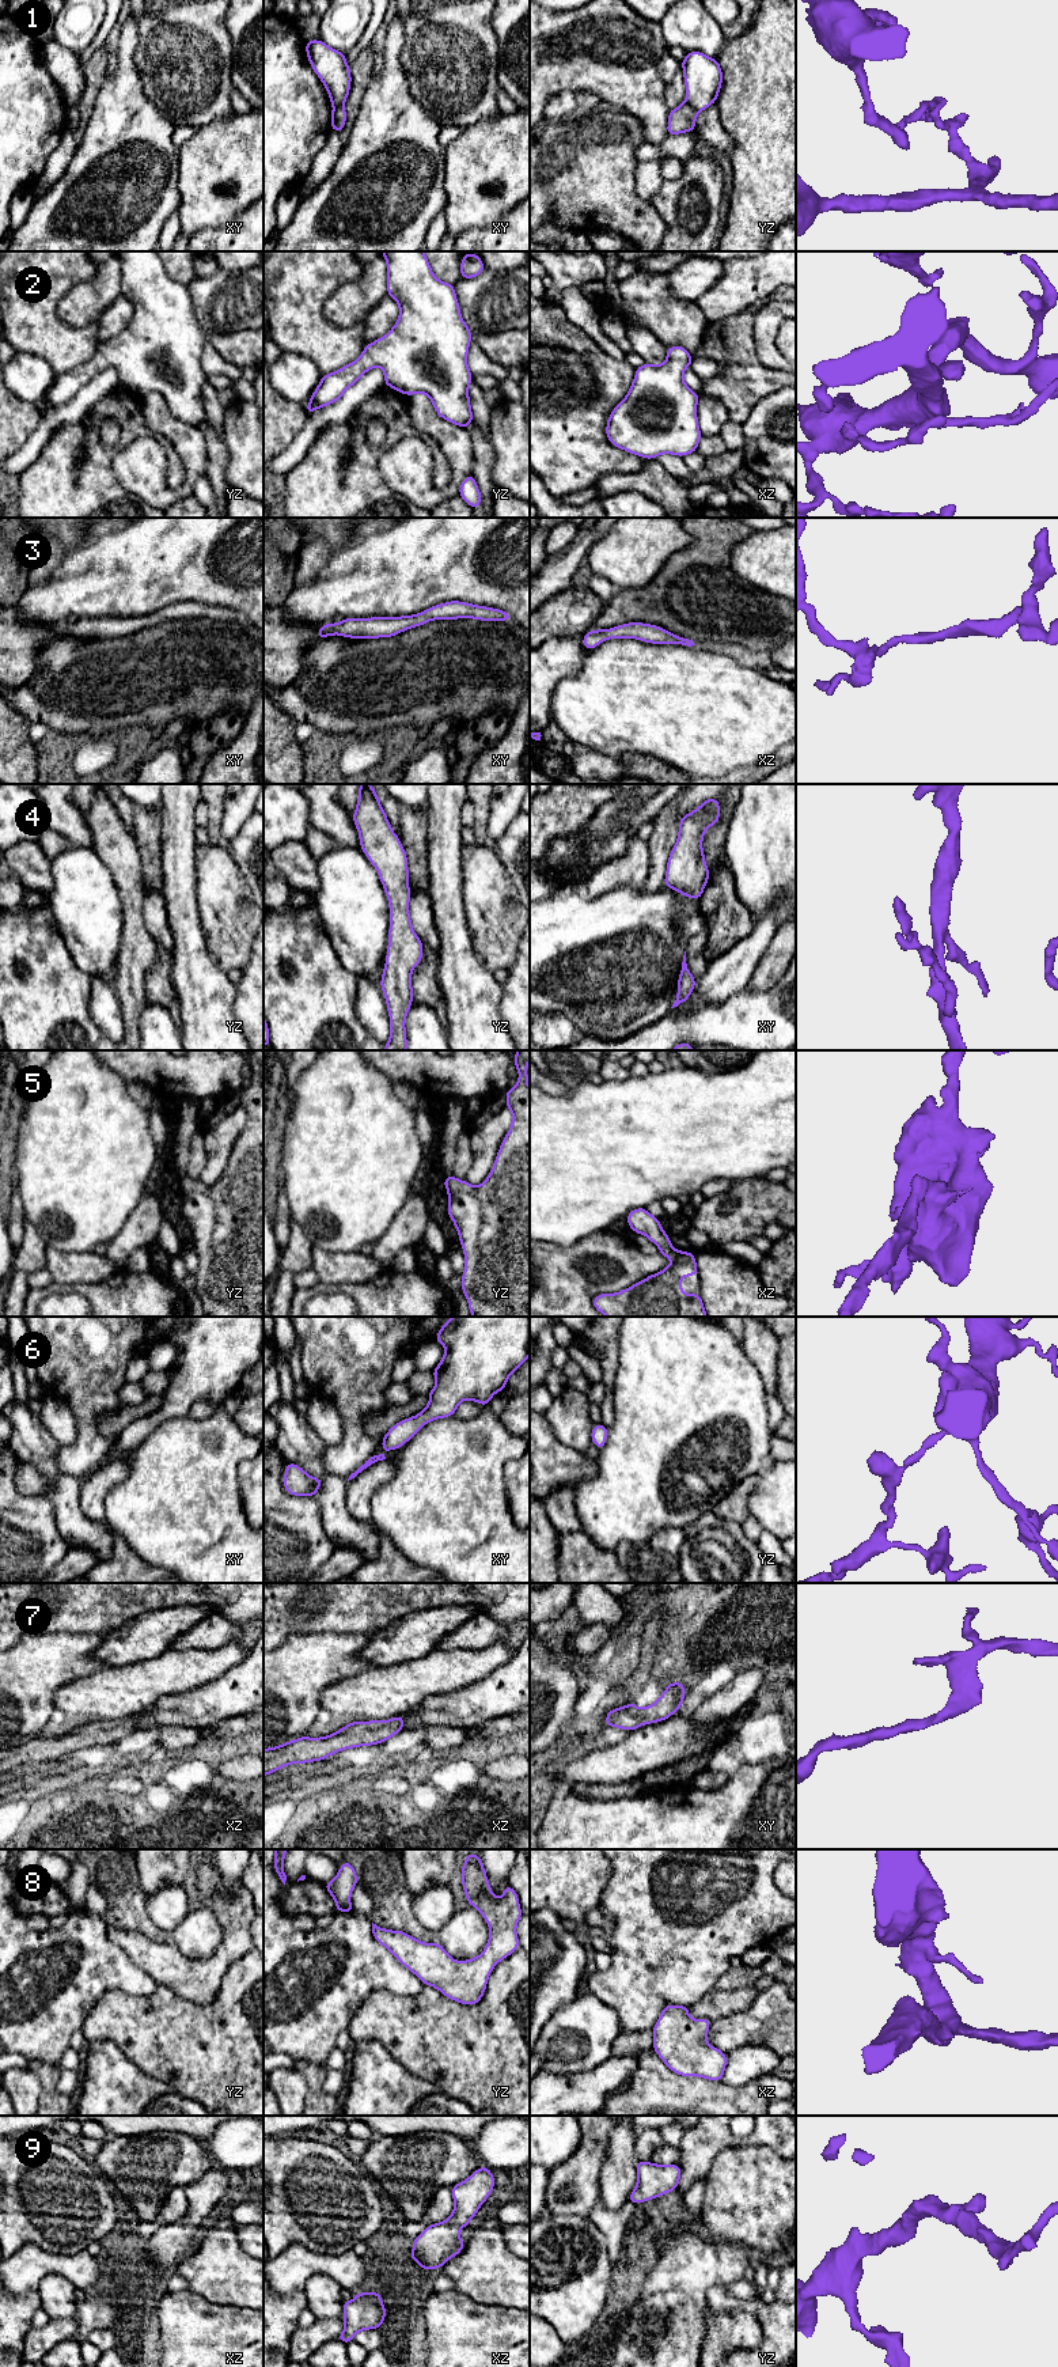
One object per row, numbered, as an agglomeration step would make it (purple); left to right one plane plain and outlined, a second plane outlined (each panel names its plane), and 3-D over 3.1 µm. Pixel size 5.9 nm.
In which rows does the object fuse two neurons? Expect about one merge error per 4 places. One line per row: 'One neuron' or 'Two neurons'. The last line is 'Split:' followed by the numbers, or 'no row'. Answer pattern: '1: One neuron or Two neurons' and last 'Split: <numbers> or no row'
1: Two neurons
2: One neuron
3: One neuron
4: One neuron
5: One neuron
6: One neuron
7: One neuron
8: One neuron
9: One neuron
Split: 1

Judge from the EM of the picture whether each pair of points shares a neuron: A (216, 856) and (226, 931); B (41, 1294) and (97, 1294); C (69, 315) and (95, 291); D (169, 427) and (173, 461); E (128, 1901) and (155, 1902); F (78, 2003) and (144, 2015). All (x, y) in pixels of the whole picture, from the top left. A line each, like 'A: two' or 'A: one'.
A: one
B: one
C: one
D: two
E: two
F: two

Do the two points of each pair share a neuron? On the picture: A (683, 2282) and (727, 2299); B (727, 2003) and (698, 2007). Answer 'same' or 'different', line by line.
A: different
B: same

